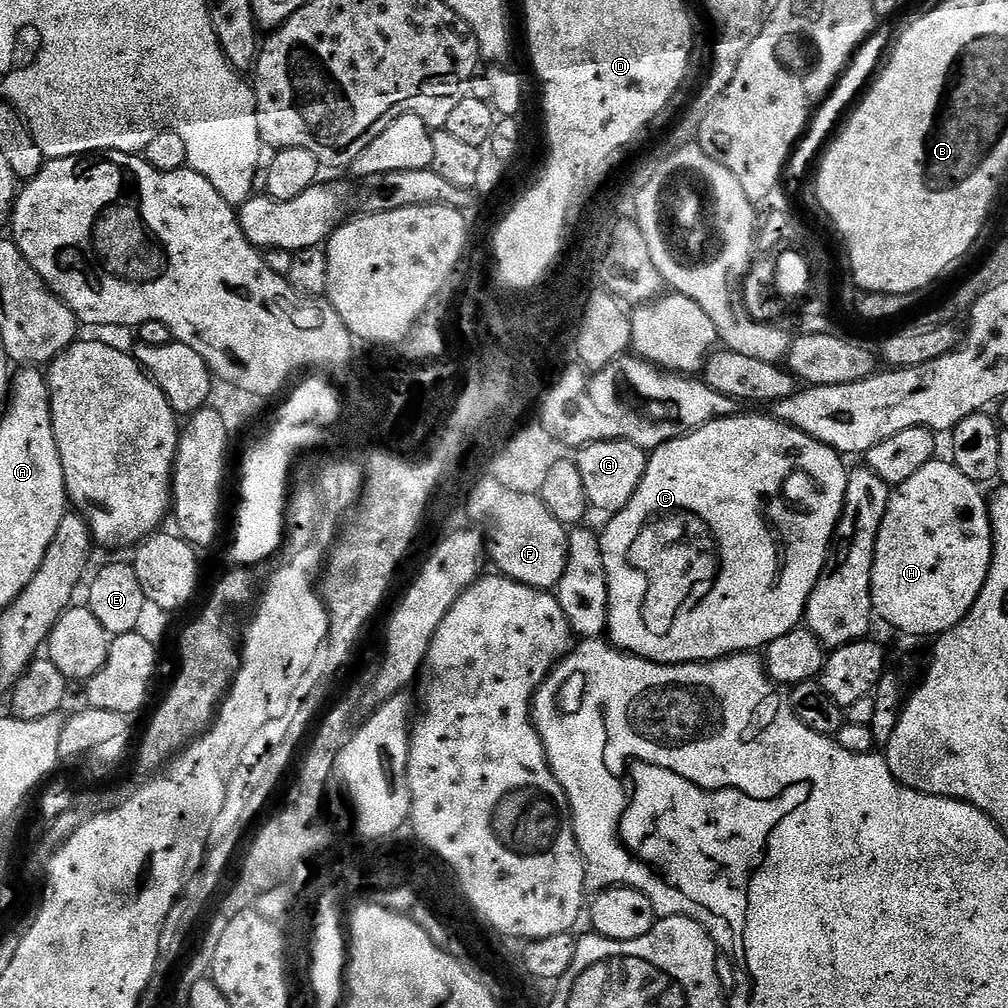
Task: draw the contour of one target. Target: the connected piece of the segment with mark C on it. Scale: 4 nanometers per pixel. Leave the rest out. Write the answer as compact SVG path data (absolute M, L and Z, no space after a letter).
M737 414L734 416L721 416L719 420L712 420L709 424L703 424L700 428L693 428L684 436L679 436L677 440L666 442L662 446L651 449L646 466L646 474L642 474L642 482L638 490L634 490L634 498L622 511L615 513L612 520L605 526L604 532L599 533L600 549L602 550L602 562L606 570L608 579L608 631L611 643L622 652L627 652L634 656L641 656L643 660L653 660L656 664L702 664L713 660L721 660L724 656L736 656L740 652L755 653L757 650L763 650L768 647L774 638L782 638L790 630L794 630L804 619L804 611L808 609L808 599L826 566L828 549L832 547L832 535L836 533L836 523L840 520L842 506L846 498L846 482L848 481L849 469L844 468L845 457L839 452L835 452L830 446L810 438L802 430L798 430L789 424L783 424L771 414L765 416L743 416Z

